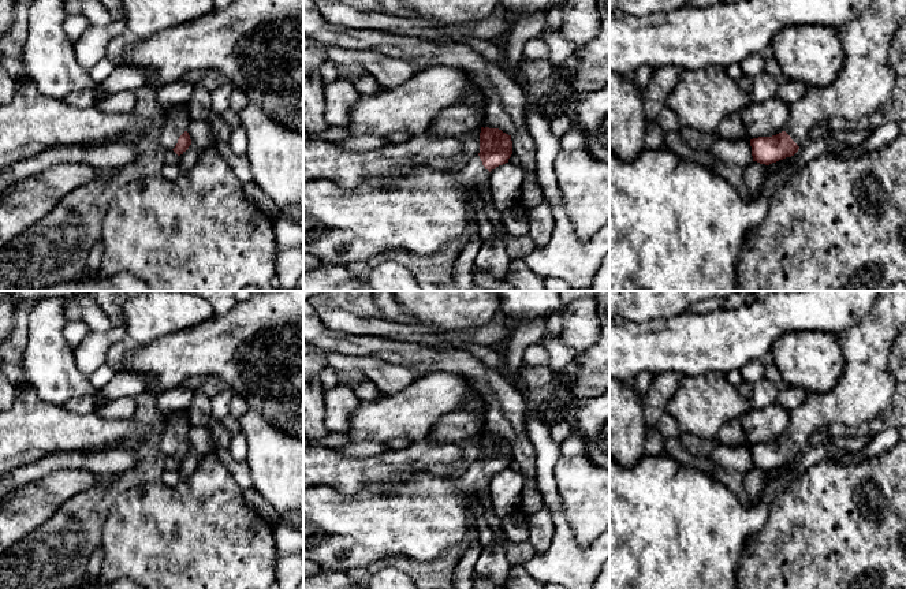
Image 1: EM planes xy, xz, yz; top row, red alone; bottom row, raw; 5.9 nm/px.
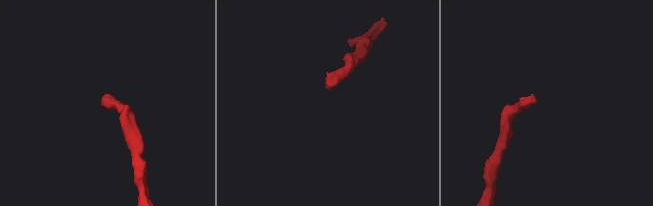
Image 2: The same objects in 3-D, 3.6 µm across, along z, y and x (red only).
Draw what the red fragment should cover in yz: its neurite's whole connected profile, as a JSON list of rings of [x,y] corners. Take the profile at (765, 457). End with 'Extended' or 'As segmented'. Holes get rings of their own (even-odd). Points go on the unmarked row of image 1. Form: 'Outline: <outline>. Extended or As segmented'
Outline: [[[879,291],[872,310],[855,325],[838,335],[846,358],[840,381],[823,394],[808,394],[804,402],[791,410],[791,422],[786,436],[772,443],[750,446],[753,467],[769,471],[794,462],[808,448],[810,437],[832,424],[857,428],[875,421],[890,409],[896,381],[888,369],[890,351],[906,325],[906,291]]]. Extended

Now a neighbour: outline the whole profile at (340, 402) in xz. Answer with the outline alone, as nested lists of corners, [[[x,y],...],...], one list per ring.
[[[340,384],[324,394],[324,424],[327,429],[333,433],[347,433],[350,420],[361,407],[362,400],[355,395],[354,389]]]

